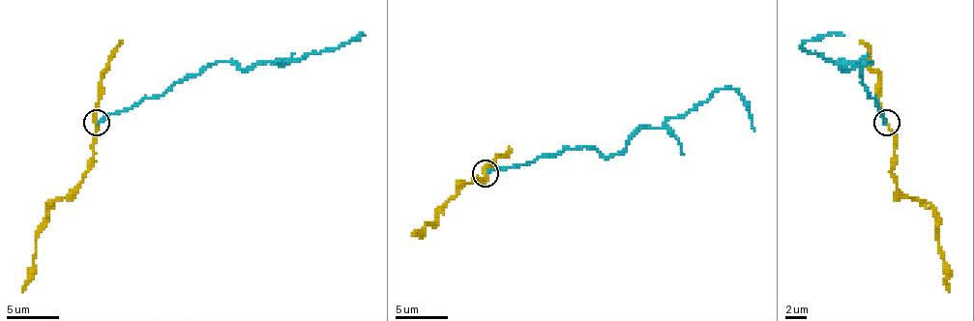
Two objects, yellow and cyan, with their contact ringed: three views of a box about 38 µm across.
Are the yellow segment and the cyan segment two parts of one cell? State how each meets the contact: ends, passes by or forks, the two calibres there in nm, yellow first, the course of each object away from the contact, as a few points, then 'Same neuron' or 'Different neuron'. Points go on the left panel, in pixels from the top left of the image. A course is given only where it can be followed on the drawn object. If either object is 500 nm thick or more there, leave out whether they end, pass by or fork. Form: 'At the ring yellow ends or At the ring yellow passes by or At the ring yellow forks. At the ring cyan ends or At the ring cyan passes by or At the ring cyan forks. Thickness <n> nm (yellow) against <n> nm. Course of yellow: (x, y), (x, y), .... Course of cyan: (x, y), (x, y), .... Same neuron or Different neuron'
At the ring yellow passes by. At the ring cyan ends. Thickness 190 nm (yellow) against 190 nm. Course of yellow: (96, 122), (93, 166), (70, 194), (48, 202), (36, 239), (33, 273), (22, 291). Course of cyan: (98, 122), (145, 98), (163, 96), (223, 61), (248, 70), (344, 45), (365, 35). Different neuron

